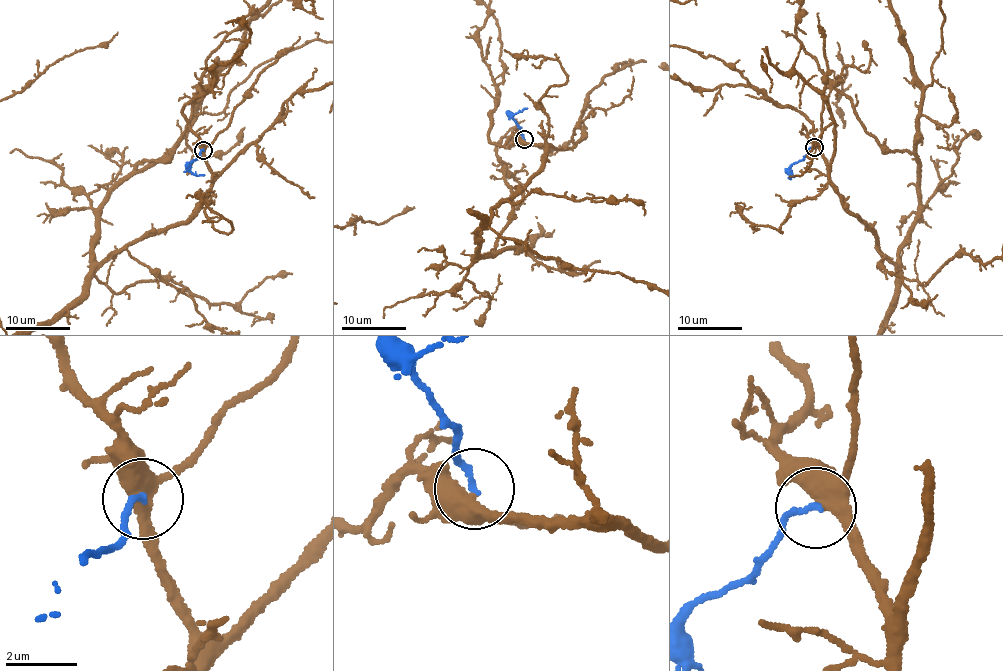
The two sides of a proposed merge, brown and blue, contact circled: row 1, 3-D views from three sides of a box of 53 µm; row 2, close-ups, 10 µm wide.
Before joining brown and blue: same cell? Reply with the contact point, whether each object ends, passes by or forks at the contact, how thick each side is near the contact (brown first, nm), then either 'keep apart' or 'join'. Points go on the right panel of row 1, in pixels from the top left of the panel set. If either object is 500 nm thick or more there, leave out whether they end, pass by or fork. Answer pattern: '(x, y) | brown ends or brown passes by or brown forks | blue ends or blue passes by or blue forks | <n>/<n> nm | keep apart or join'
(814, 147) | brown forks | blue ends | 360/180 nm | join

